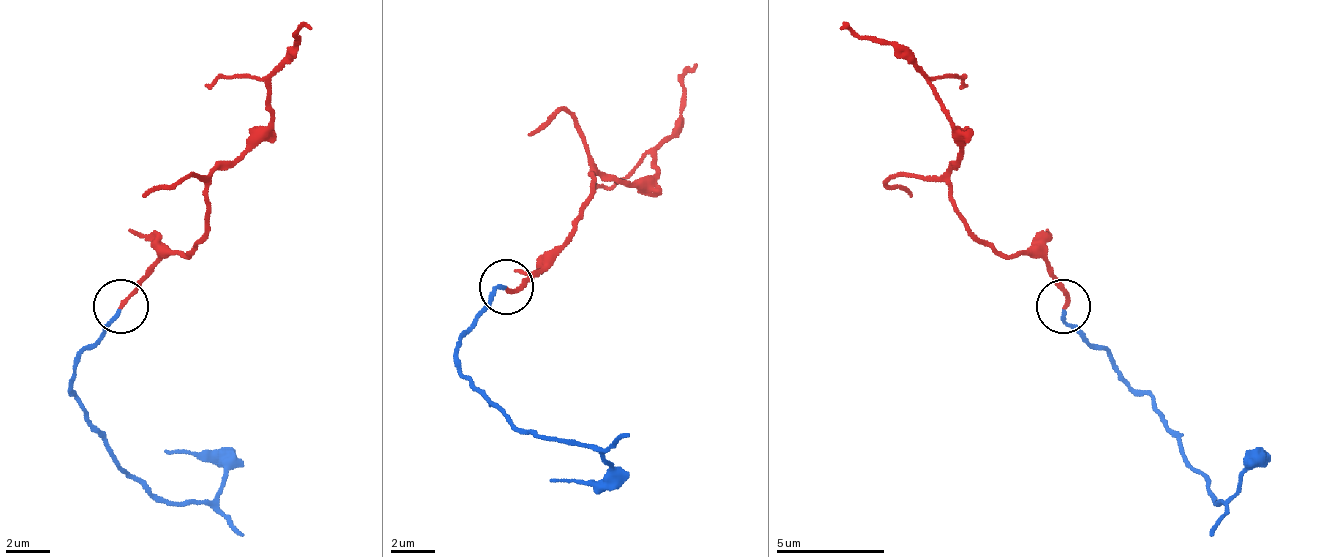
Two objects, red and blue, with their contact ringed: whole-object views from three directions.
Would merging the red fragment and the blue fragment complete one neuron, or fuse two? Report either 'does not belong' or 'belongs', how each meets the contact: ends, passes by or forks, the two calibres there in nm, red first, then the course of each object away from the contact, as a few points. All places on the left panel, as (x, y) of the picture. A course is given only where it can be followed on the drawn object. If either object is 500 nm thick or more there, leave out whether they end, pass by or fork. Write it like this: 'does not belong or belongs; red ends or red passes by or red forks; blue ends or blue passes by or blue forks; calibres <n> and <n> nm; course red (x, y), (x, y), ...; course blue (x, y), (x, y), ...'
belongs; red ends; blue ends; calibres 180 and 150 nm; course red (122, 304), (160, 255), (187, 255), (204, 234), (209, 179), (247, 146), (269, 114), (269, 76), (313, 27); course blue (122, 310), (73, 370), (78, 408), (133, 479), (165, 500), (209, 500), (225, 473), (215, 457), (165, 451)

